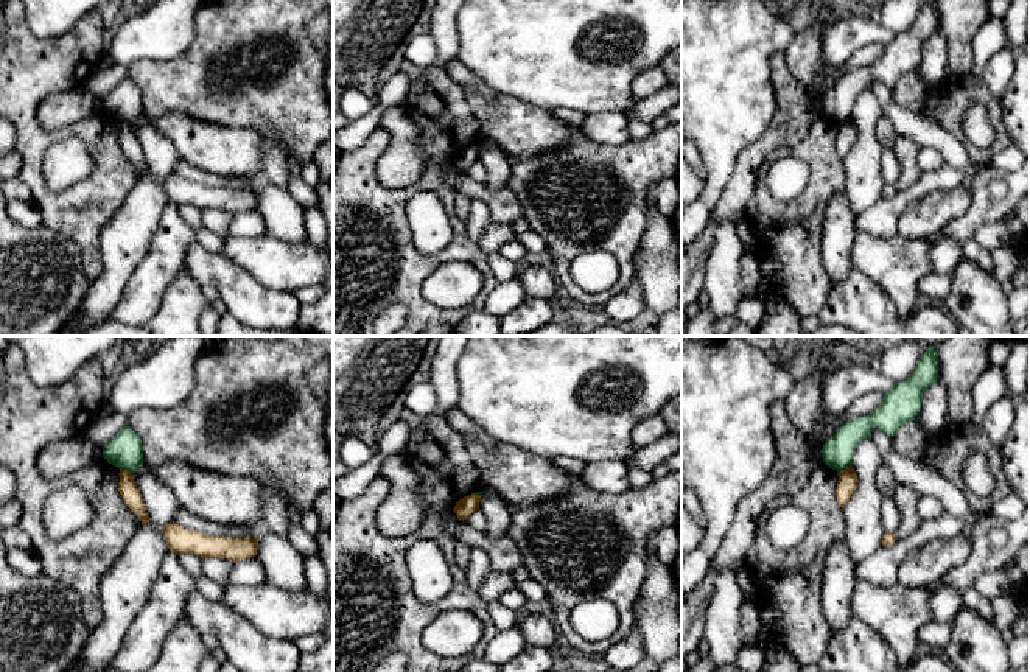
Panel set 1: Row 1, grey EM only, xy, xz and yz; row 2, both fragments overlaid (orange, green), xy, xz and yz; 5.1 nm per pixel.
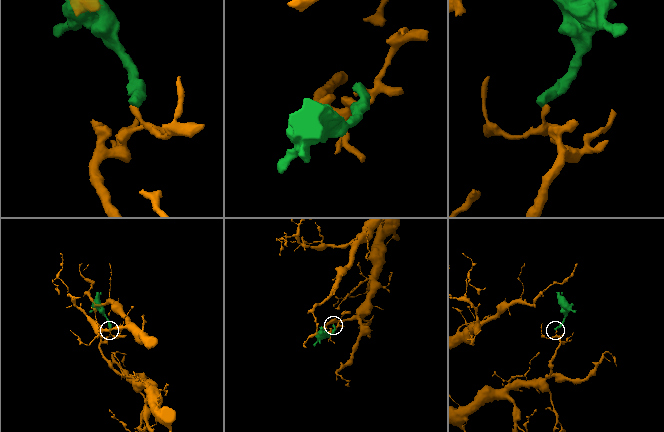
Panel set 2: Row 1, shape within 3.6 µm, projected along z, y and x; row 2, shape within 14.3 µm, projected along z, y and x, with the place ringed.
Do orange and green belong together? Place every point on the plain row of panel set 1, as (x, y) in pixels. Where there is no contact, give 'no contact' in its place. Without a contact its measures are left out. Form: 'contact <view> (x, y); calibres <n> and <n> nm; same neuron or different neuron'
contact yz (845, 120); calibres 100 and 170 nm; different neuron

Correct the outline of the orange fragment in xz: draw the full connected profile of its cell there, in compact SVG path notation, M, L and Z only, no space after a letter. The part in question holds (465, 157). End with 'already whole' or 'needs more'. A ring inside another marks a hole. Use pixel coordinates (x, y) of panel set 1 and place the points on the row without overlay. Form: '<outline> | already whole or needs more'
M471 145L459 151L453 160L456 168L464 173L468 166L479 160L481 148L478 145Z | already whole

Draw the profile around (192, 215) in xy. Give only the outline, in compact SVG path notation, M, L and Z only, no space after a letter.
M179 205L177 212L180 218L196 232L204 227L202 210L194 205Z

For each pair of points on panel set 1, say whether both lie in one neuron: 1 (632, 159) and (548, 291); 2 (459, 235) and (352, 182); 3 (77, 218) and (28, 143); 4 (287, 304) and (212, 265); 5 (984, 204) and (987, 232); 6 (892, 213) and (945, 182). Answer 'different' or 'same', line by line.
1: different
2: same
3: same
4: same
5: different
6: same

